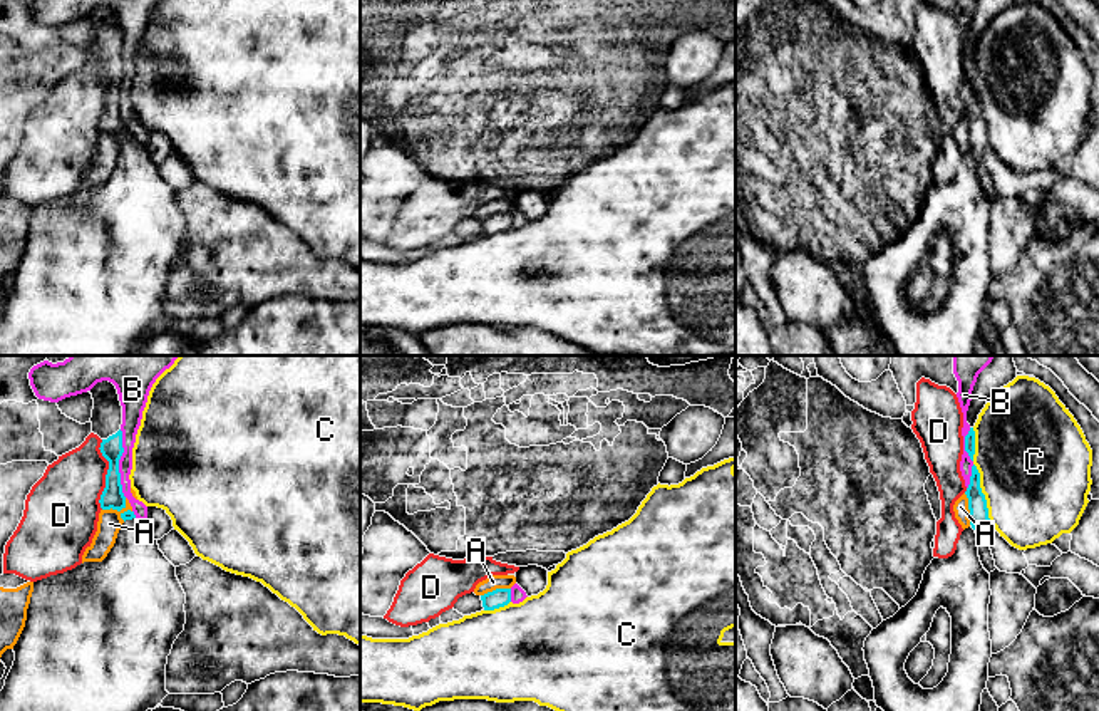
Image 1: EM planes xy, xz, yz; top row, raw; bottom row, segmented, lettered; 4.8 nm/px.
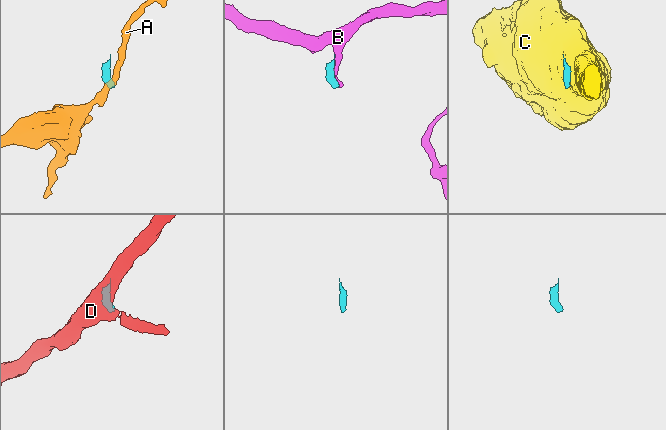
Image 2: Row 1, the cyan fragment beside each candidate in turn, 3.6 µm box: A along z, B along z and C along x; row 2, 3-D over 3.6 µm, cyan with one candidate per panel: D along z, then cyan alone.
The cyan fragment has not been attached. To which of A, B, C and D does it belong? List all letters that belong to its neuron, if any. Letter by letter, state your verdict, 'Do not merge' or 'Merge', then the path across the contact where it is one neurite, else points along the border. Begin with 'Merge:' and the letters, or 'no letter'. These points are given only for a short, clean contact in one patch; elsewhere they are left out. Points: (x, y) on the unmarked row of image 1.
Merge: no letter
A: Do not merge. Boundary: xy (103, 133), (131, 136)
B: Do not merge. Boundary: xy (119, 54), (123, 67), (119, 108), (126, 121)
C: Do not merge. Boundary: yz (974, 88), (990, 145)
D: Do not merge. Boundary: xy (101, 64), (99, 76), (108, 86), (103, 133)

